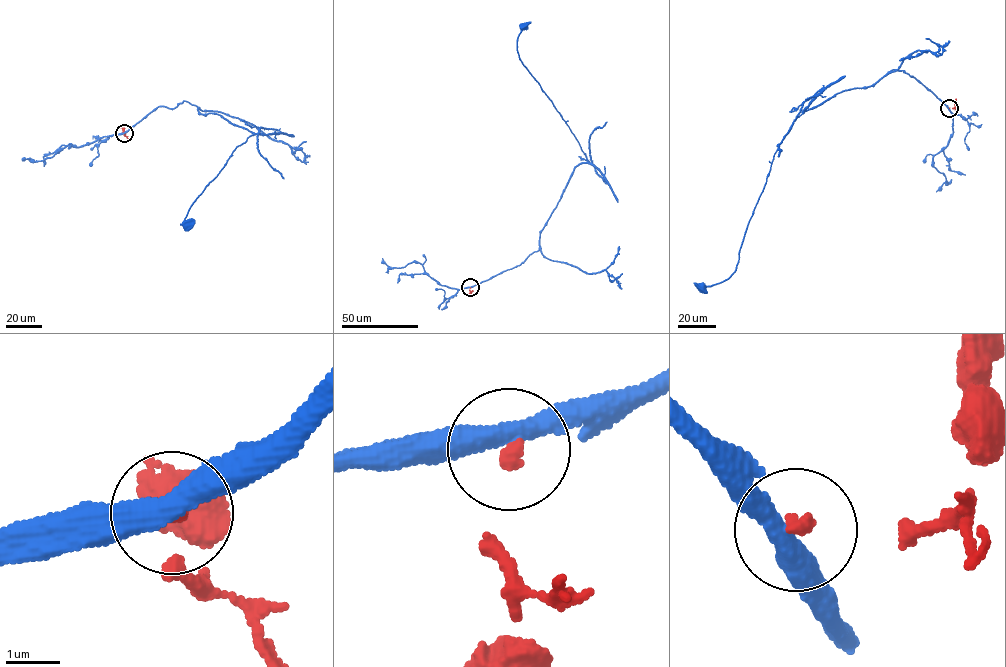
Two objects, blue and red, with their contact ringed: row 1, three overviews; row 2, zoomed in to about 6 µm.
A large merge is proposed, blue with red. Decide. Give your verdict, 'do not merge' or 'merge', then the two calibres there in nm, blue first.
do not merge; 400 nm thick on the blue side, 200 nm on the other

